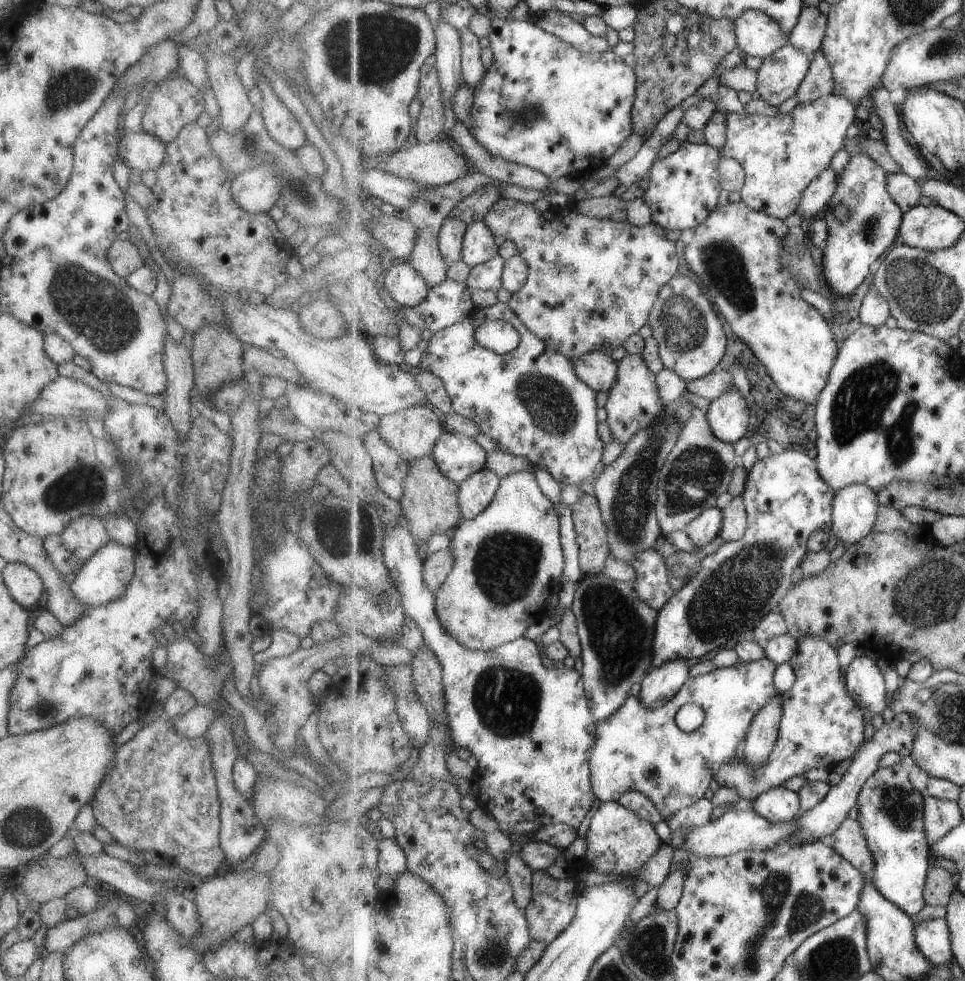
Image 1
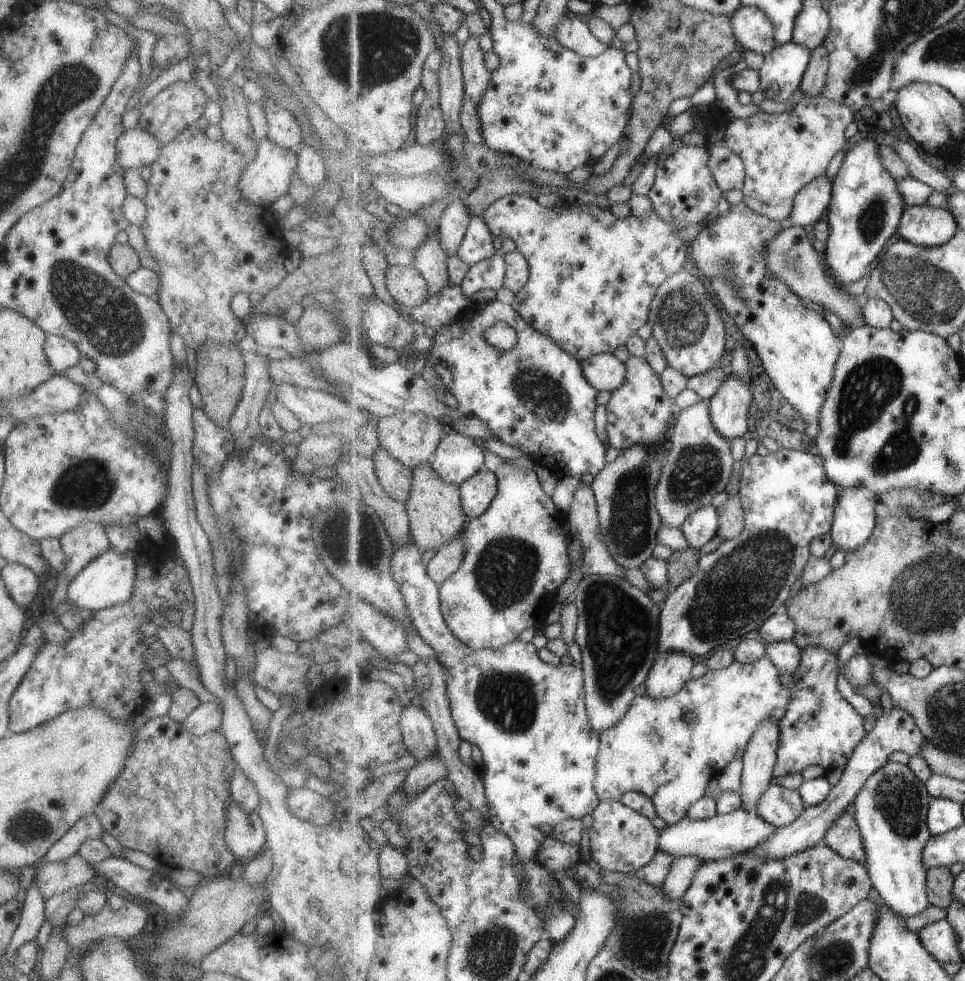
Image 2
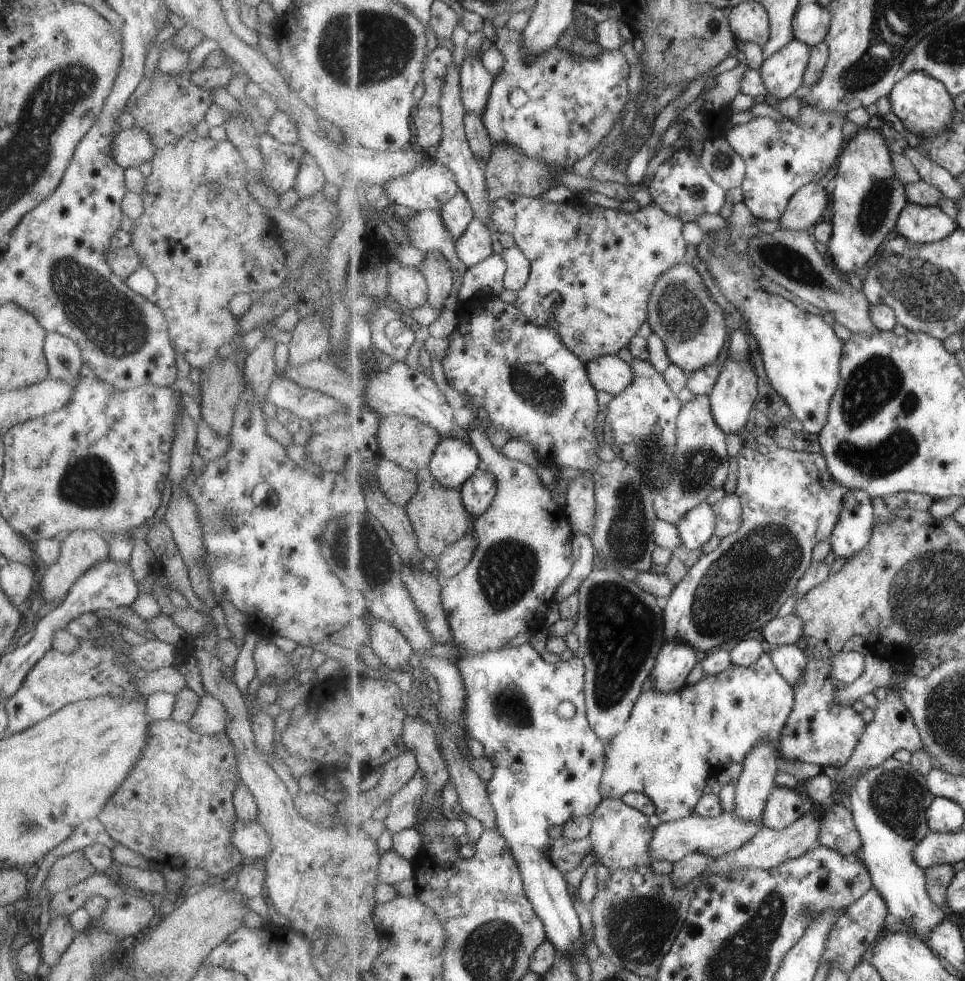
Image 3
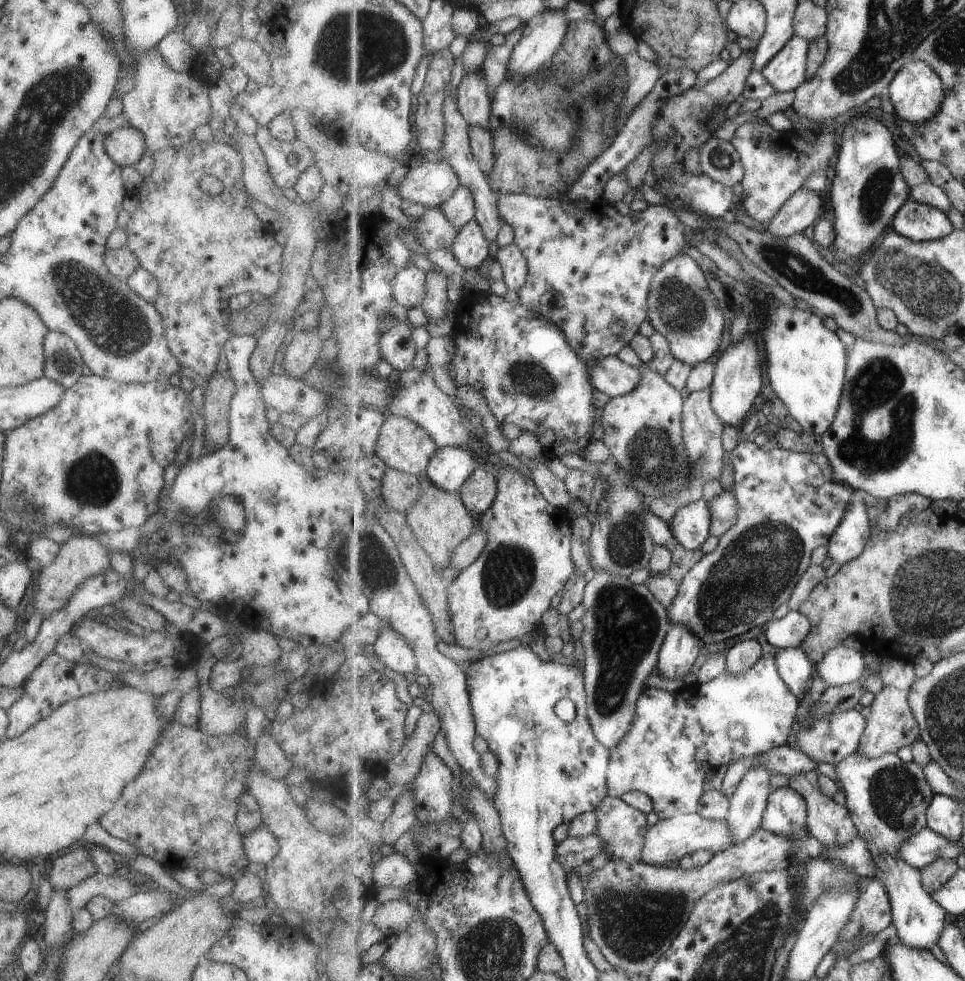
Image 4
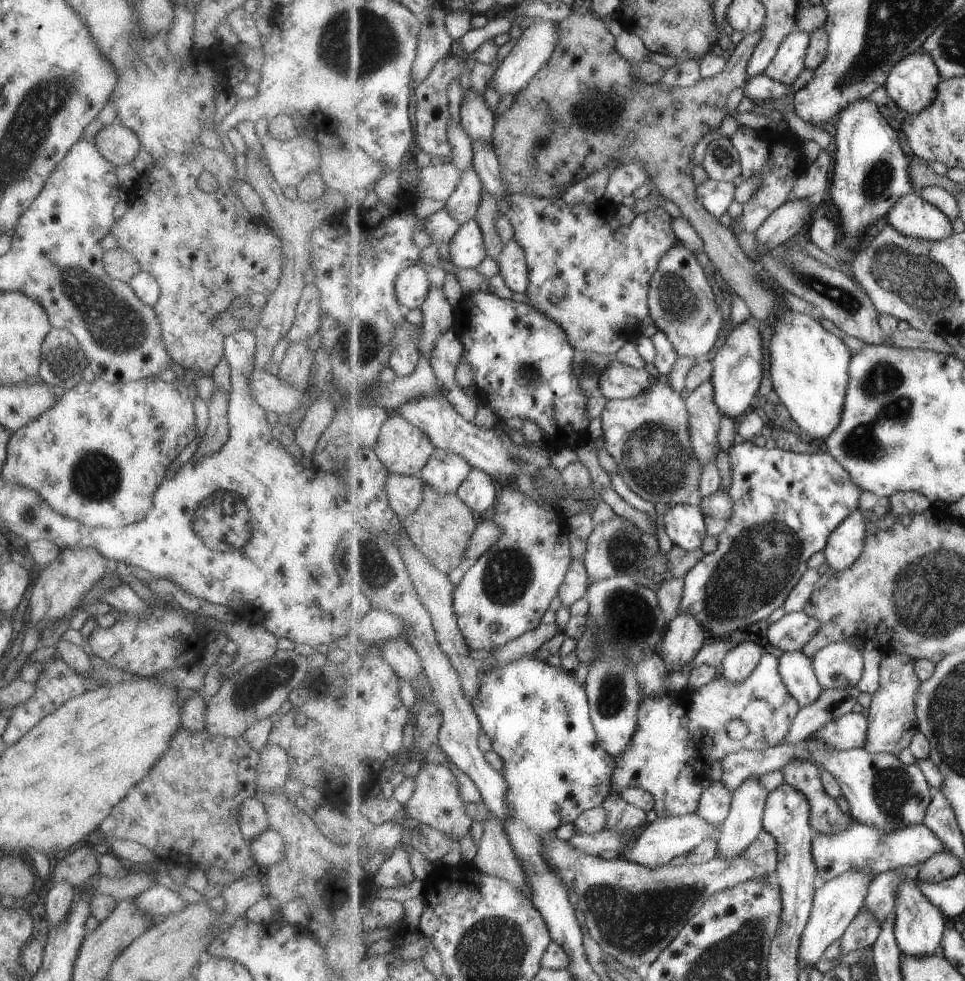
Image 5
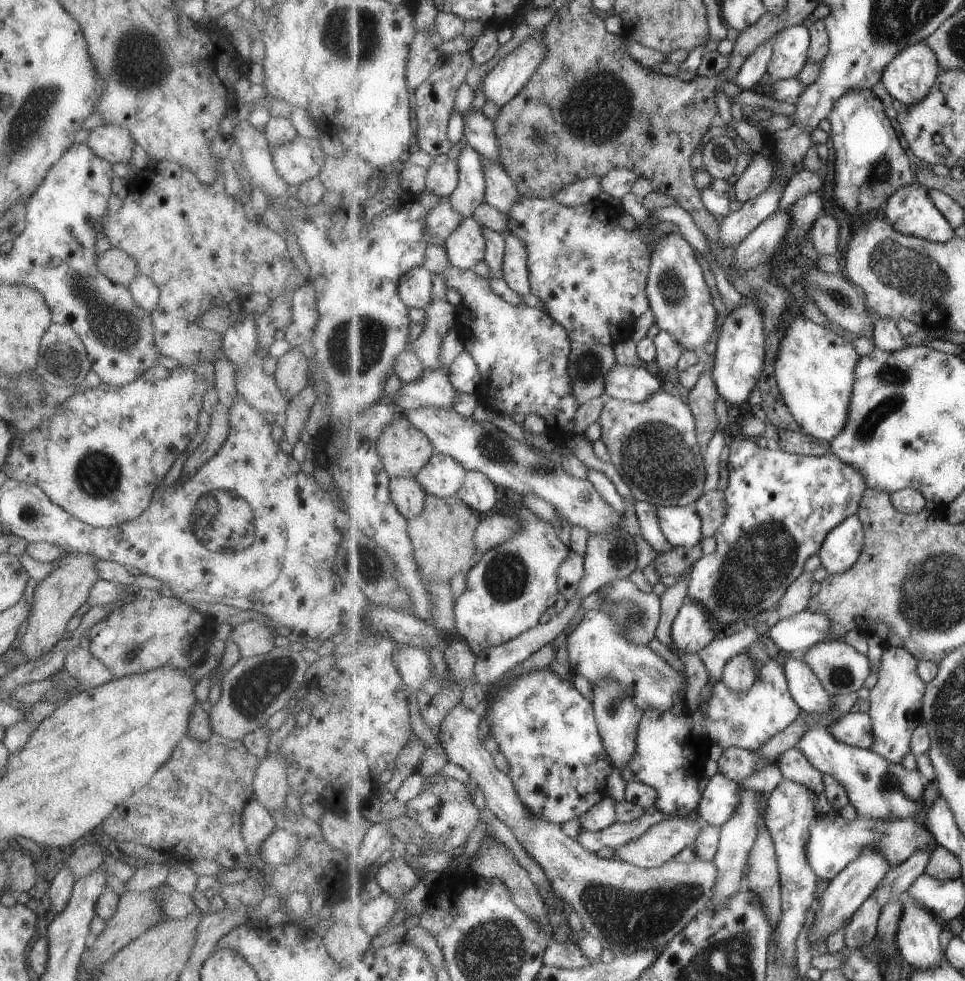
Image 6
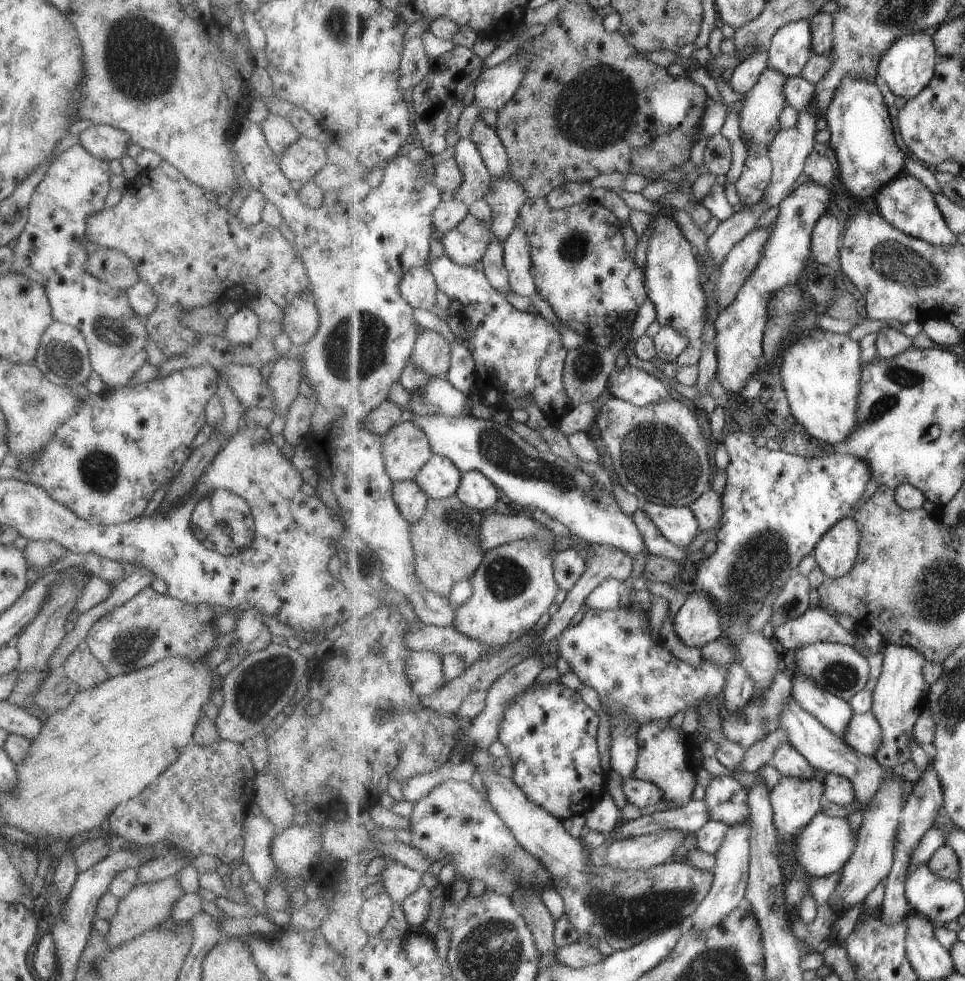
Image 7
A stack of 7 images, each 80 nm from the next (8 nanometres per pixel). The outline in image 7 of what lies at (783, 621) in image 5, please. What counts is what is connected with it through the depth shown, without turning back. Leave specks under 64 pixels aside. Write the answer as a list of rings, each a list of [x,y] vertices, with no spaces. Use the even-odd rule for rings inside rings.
[[[812,606],[799,618],[785,621],[773,630],[773,634],[783,647],[796,652],[820,641],[841,643],[853,648],[857,641],[861,642],[857,629],[850,632],[845,630],[835,615],[820,606]]]

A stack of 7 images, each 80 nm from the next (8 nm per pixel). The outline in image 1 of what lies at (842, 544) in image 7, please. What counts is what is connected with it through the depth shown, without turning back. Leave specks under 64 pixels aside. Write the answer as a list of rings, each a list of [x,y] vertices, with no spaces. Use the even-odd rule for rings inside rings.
[[[855,483],[836,491],[832,532],[845,546],[868,536],[879,516],[878,491],[863,483]]]

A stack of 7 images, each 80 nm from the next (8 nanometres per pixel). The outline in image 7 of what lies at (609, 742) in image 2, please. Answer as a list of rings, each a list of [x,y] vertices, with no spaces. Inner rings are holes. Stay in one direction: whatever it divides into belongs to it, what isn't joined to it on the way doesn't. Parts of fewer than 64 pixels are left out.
[[[779,671],[776,676],[773,677],[770,687],[760,692],[760,698],[755,697],[739,712],[733,712],[728,709],[726,700],[724,699],[724,692],[721,693],[718,700],[720,701],[720,715],[724,720],[724,723],[721,724],[723,737],[742,744],[748,749],[757,741],[765,738],[769,733],[775,732],[775,730],[780,728],[781,715],[786,704],[790,701],[793,687],[792,676],[785,674],[783,671]],[[649,721],[641,726],[638,732],[639,760],[631,777],[660,786],[661,790],[664,790],[663,799],[672,803],[671,809],[681,808],[689,804],[693,798],[693,792],[695,792],[695,765],[691,764],[690,758],[687,758],[687,752],[691,750],[691,748],[687,748],[687,741],[689,741],[689,734],[686,735],[680,728],[669,727],[669,721]]]

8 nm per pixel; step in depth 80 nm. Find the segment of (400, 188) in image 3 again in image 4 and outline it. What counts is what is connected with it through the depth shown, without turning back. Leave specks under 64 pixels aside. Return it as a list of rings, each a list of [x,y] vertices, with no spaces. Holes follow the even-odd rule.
[[[446,161],[424,162],[415,169],[407,169],[401,173],[402,181],[398,185],[398,194],[404,200],[410,200],[421,205],[436,208],[442,207],[453,194],[462,186],[461,178]]]

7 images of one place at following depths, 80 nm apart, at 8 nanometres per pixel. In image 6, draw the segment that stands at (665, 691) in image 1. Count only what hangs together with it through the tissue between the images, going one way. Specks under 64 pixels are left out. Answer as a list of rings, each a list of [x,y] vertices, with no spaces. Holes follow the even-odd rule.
[[[686,603],[673,624],[673,646],[681,654],[701,653],[701,650],[715,640],[717,622],[709,618],[703,604]]]

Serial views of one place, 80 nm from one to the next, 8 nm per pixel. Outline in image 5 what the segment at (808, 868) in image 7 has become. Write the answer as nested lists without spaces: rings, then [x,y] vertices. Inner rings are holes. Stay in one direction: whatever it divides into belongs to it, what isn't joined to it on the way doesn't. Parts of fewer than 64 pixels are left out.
[[[854,820],[849,830],[839,834],[821,834],[813,840],[813,858],[818,867],[818,877],[821,883],[833,881],[837,876],[853,868],[871,868],[873,874],[899,869],[909,864],[925,863],[933,854],[945,852],[945,844],[939,836],[926,825],[913,824],[907,828],[899,828],[895,832],[881,833],[881,830],[867,826],[863,822]]]

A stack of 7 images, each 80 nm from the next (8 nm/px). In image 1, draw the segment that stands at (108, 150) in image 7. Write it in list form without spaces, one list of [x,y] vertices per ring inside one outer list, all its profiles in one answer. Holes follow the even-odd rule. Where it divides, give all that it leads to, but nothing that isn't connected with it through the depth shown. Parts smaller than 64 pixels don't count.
[[[144,130],[128,131],[118,142],[117,155],[132,170],[155,170],[164,161],[165,145],[160,138]]]

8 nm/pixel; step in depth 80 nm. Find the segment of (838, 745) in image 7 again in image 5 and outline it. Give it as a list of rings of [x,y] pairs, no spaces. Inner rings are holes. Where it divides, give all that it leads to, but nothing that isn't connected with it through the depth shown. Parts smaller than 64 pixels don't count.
[[[816,733],[806,744],[815,764],[833,774],[840,783],[854,820],[873,826],[885,834],[913,824],[924,825],[925,814],[928,814],[934,800],[935,790],[929,785],[918,763],[907,766],[895,754],[874,754],[865,748],[837,750],[823,742]]]

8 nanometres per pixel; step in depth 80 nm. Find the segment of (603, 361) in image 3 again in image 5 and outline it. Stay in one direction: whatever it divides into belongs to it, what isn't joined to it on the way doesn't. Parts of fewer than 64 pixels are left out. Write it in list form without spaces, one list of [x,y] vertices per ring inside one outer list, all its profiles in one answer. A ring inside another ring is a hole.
[[[617,360],[603,372],[599,390],[607,399],[631,399],[643,394],[656,381],[650,367],[637,369]]]

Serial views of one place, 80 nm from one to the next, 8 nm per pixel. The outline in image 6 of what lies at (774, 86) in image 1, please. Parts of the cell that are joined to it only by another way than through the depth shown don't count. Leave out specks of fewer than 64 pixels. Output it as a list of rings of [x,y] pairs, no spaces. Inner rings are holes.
[[[807,23],[781,30],[775,37],[773,57],[768,72],[775,80],[796,78],[805,64],[810,62],[809,50],[812,42]]]

